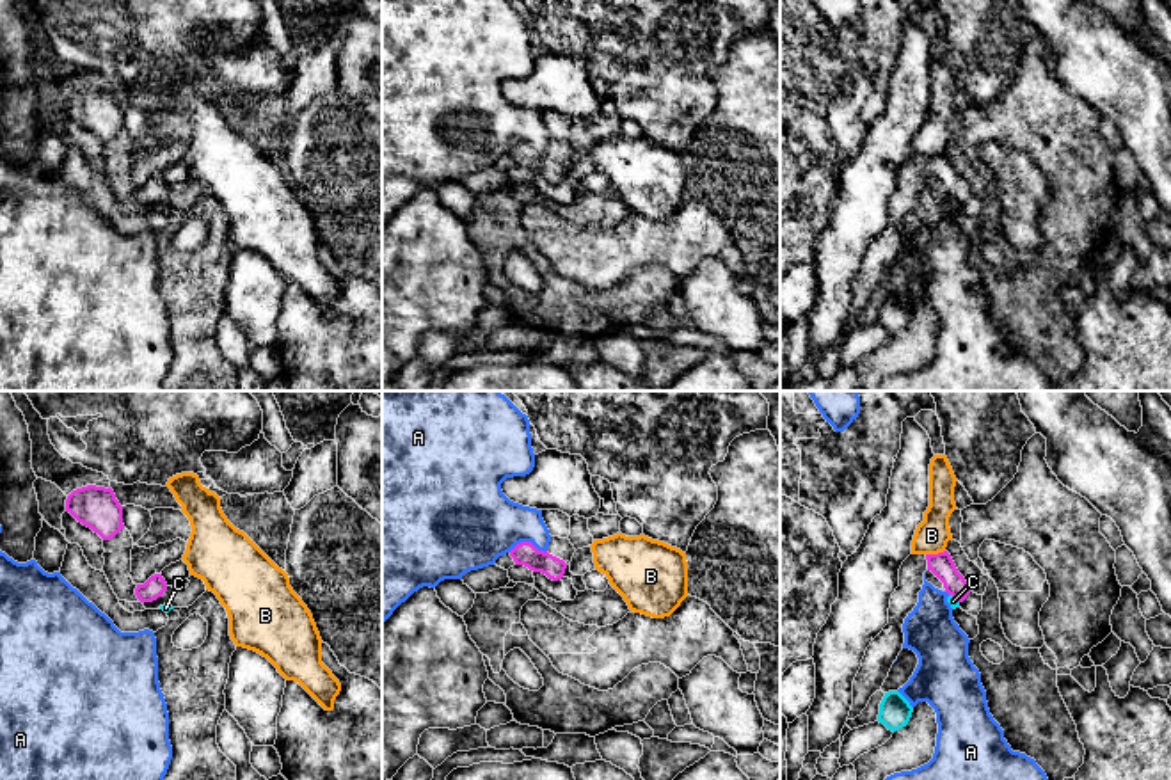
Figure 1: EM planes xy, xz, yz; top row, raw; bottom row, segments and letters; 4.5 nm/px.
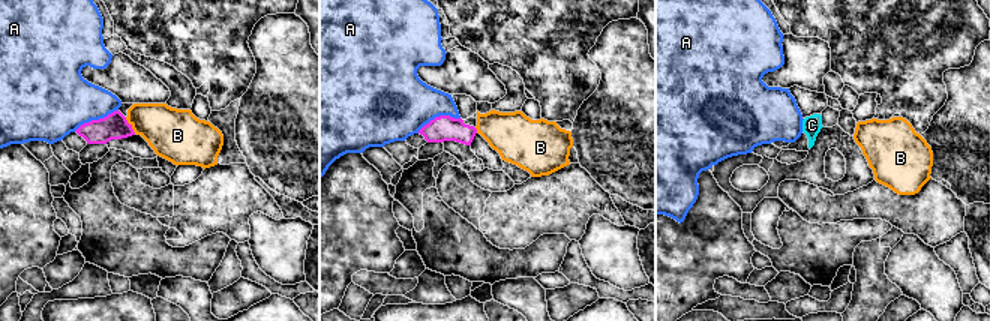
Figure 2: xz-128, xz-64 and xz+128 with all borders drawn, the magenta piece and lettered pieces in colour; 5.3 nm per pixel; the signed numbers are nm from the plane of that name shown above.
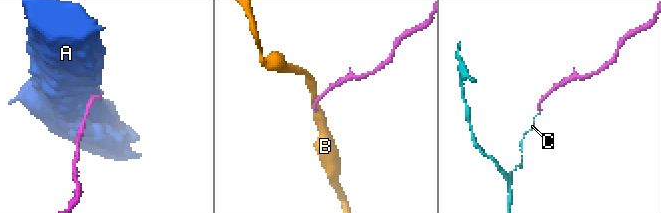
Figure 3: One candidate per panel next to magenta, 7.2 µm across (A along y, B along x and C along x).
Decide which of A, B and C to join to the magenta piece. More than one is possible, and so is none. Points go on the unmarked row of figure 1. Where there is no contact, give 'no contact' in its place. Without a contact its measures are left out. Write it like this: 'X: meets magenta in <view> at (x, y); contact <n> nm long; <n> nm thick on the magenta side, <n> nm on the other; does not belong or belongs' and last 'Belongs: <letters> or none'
A: meets magenta in xz at (526, 144); contact 180 nm long; 110 nm thick on the magenta side, 380 nm on the other; does not belong
B: meets magenta in yz at (935, 157); contact 90 nm long; 110 nm thick on the magenta side, 160 nm on the other; does not belong
C: meets magenta in yz at (955, 198); contact 60 nm long; 110 nm thick on the magenta side, 50 nm on the other; does not belong
Belongs: none

